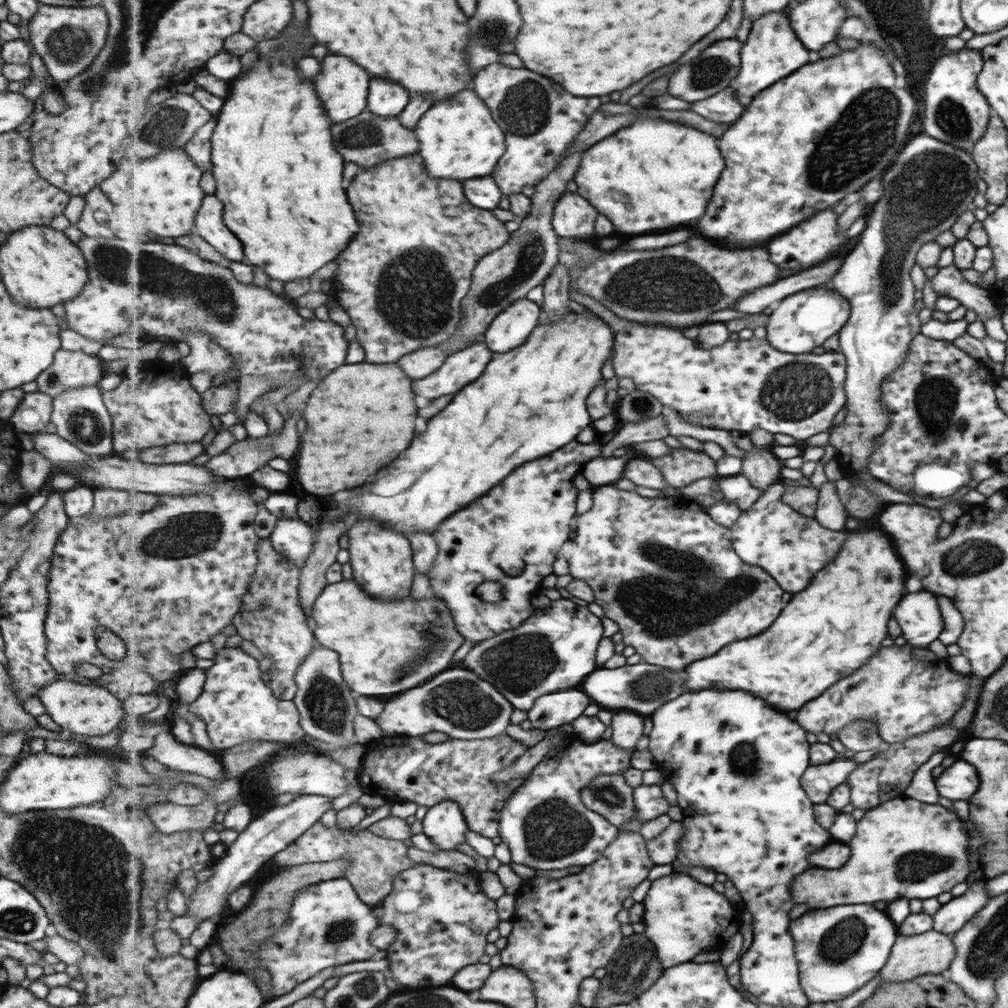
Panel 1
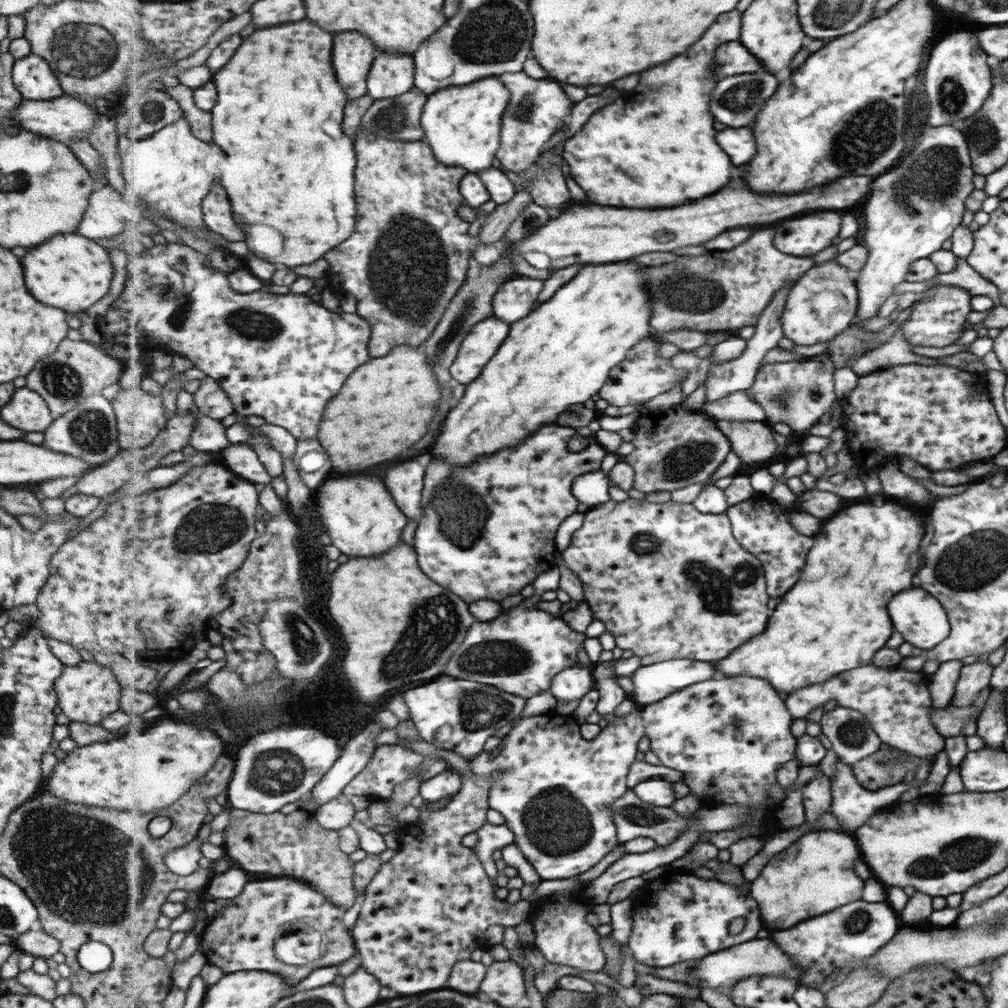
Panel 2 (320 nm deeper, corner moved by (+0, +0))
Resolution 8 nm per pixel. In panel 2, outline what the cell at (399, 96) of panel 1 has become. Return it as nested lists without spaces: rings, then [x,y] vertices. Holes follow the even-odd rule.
[[[381,52],[368,74],[368,94],[374,101],[400,97],[416,86],[416,62],[405,52]]]

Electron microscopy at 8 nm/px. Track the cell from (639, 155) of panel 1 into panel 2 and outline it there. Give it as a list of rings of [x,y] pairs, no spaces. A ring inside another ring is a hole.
[[[733,10],[733,14],[723,14],[721,18],[717,18],[717,22],[705,32],[705,38],[701,38],[701,42],[697,42],[697,46],[691,46],[685,54],[673,58],[671,62],[665,62],[661,66],[655,66],[651,70],[645,70],[641,74],[641,84],[635,88],[637,94],[641,94],[645,98],[645,104],[627,104],[625,110],[617,110],[617,106],[605,106],[605,110],[601,110],[601,114],[593,114],[589,122],[584,123],[584,126],[572,134],[564,142],[563,157],[567,160],[569,166],[569,176],[577,182],[580,187],[587,192],[589,200],[597,202],[597,204],[605,204],[605,206],[625,206],[625,208],[671,208],[671,206],[681,206],[681,204],[687,204],[689,200],[699,200],[699,198],[705,198],[705,196],[711,196],[715,192],[719,192],[723,186],[729,184],[731,180],[731,156],[717,144],[717,130],[715,130],[715,116],[711,114],[709,106],[711,106],[711,92],[715,90],[717,86],[717,78],[713,74],[713,60],[716,60],[717,48],[720,48],[721,44],[731,42],[731,40],[739,41],[741,38],[741,26],[742,18],[739,10]]]

